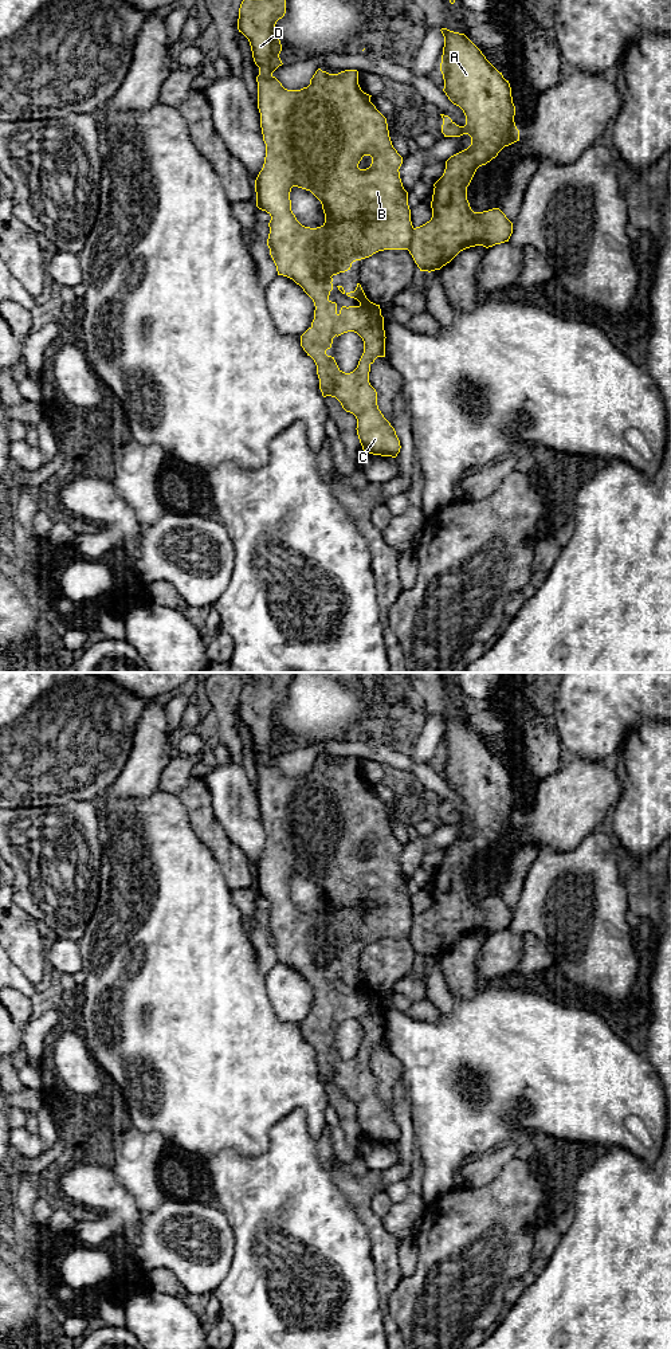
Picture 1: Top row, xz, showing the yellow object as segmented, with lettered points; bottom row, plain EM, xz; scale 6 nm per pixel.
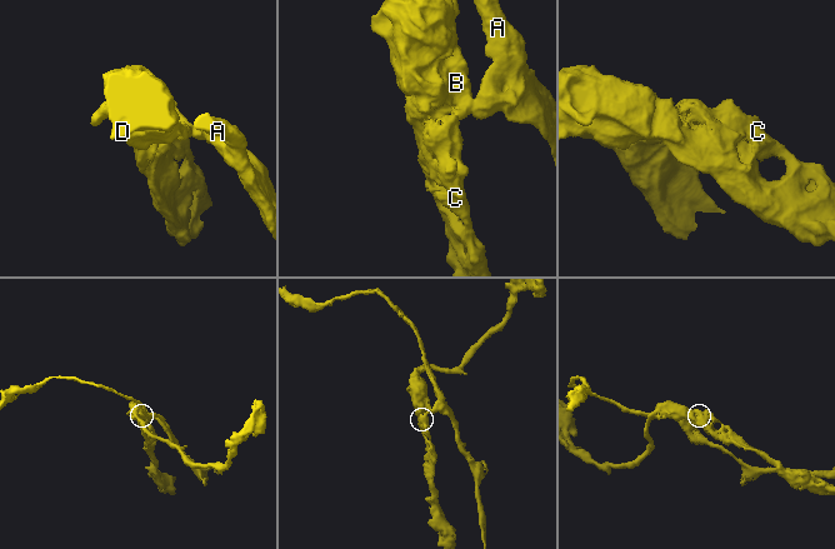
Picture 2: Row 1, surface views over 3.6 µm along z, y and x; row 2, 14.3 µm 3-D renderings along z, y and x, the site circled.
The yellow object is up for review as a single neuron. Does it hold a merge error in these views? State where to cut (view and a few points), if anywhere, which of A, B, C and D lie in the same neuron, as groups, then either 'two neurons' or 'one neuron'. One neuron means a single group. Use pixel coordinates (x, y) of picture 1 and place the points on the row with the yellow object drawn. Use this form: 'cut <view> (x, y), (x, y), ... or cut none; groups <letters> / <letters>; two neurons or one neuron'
cut xz (414, 228), (411, 244), (407, 248); groups A / B C D; two neurons

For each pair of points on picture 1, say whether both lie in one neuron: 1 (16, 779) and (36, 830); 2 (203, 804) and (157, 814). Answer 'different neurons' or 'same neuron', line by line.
1: different neurons
2: different neurons

